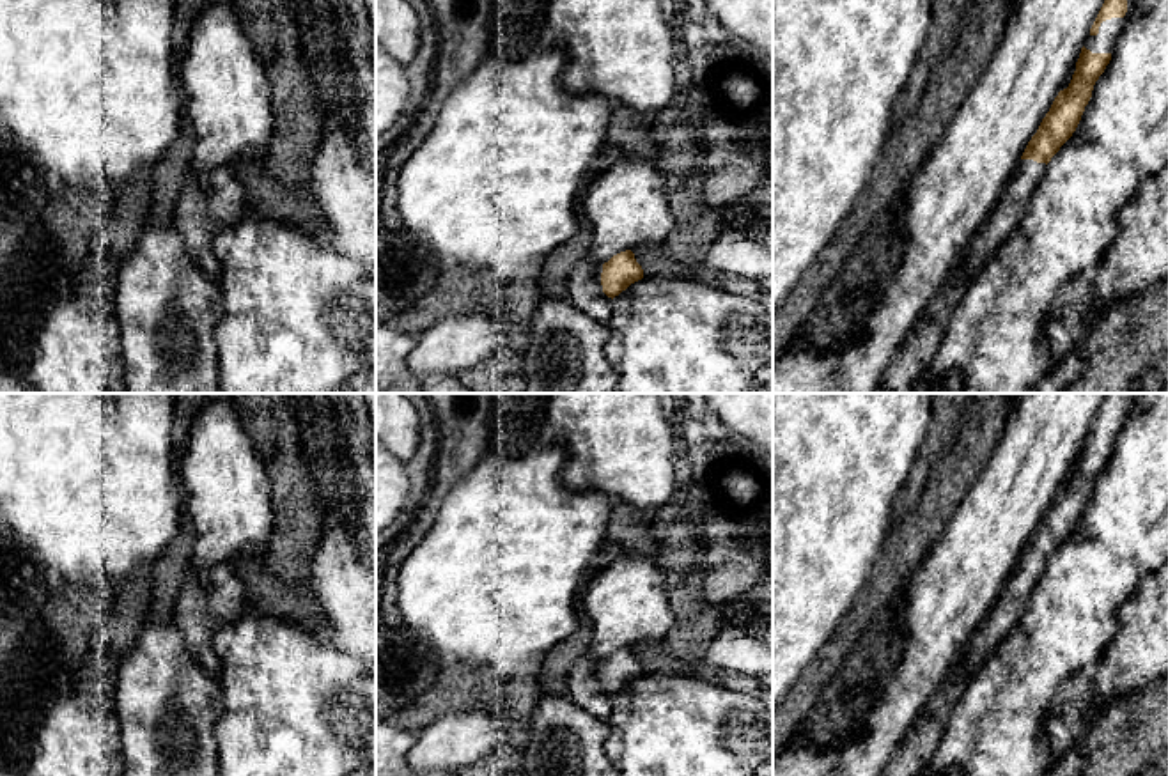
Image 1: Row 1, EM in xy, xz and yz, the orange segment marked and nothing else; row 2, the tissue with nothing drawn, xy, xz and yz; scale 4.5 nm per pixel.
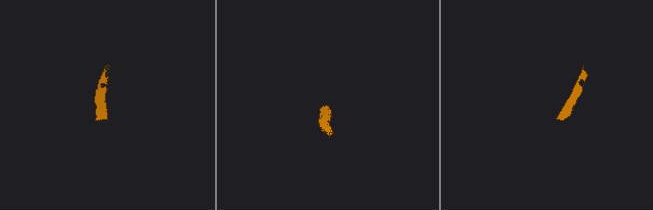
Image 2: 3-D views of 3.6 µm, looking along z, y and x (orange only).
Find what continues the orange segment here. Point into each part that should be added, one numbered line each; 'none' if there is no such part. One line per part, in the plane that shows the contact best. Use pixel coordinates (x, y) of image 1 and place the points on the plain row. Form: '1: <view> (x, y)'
1: yz (1110, 427)
2: yz (913, 757)

